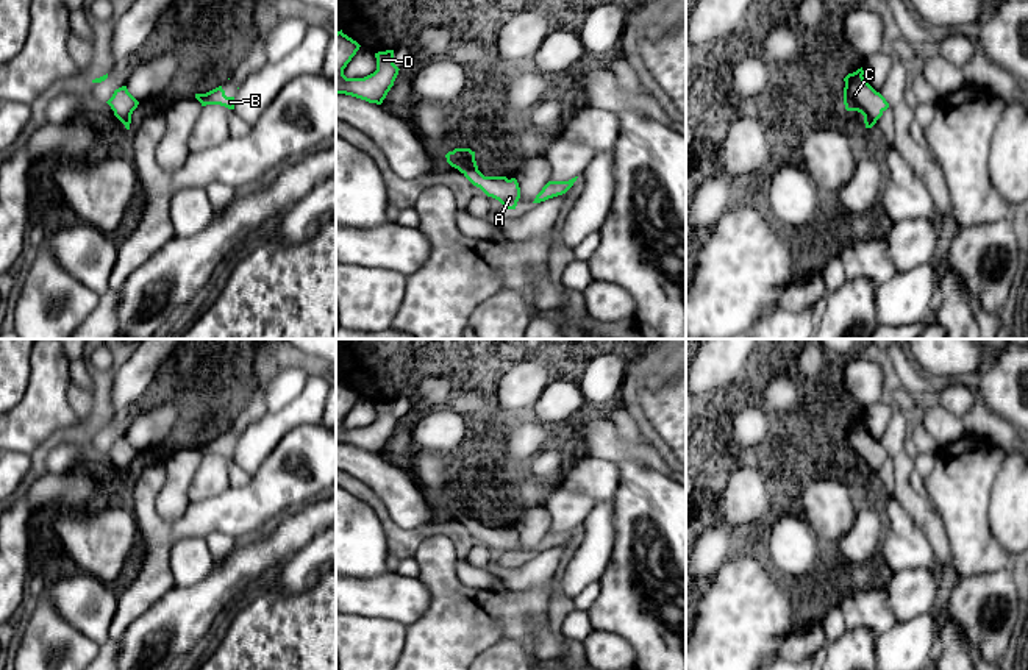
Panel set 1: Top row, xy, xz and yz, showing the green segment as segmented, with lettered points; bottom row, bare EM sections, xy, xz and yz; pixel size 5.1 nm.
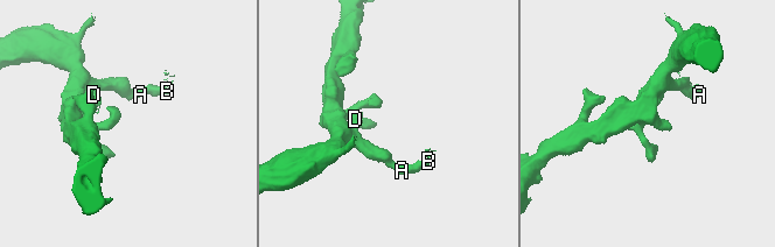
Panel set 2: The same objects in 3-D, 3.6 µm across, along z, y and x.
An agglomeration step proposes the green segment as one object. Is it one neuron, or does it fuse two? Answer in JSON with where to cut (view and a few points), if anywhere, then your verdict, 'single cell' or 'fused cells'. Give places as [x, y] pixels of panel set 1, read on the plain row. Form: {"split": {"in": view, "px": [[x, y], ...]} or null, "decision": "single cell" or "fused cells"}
{"split": null, "decision": "single cell"}

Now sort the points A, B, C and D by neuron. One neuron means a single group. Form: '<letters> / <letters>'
A B C D

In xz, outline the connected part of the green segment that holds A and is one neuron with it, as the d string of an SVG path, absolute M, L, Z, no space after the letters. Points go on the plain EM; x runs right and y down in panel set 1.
M455 498L445 504L447 512L458 519L473 536L487 547L498 550L506 559L516 559L520 548L520 537L516 528L484 526L477 515L475 501L470 498Z

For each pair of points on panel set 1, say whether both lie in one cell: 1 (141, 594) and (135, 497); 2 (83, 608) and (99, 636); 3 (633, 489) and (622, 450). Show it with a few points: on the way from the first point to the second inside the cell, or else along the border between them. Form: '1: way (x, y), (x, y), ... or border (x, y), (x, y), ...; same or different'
1: way (152, 570), (152, 525), (149, 520); same
2: way (89, 614), (97, 630); same
3: border (617, 461), (641, 459), (658, 472); different

